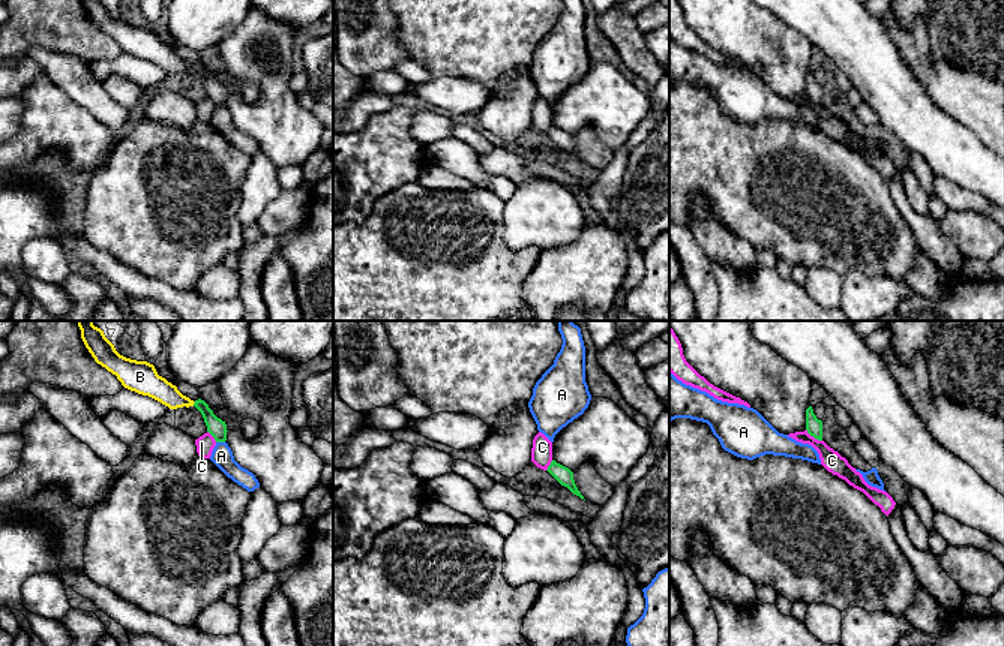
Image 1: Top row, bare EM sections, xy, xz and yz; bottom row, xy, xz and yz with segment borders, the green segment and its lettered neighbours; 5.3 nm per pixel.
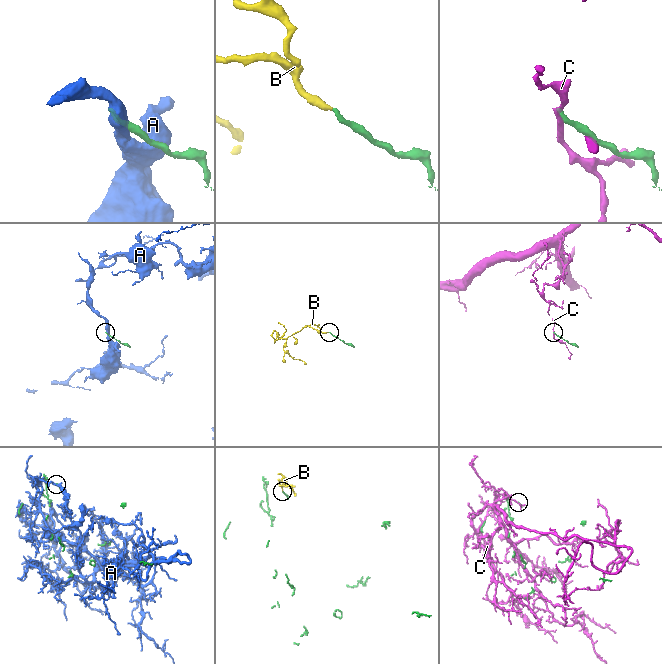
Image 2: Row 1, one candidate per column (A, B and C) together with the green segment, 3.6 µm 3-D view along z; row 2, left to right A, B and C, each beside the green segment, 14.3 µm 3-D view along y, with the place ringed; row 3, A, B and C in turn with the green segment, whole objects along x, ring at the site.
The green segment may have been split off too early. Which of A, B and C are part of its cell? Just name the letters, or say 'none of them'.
B

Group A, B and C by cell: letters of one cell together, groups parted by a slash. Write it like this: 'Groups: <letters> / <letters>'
Groups: A / B / C

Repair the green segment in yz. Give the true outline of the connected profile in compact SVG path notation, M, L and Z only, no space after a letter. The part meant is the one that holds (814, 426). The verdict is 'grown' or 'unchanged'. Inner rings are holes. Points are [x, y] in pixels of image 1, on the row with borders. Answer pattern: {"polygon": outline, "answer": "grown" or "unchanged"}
{"polygon": "M812 406L806 409L806 430L815 439L822 441L822 421L816 418Z", "answer": "unchanged"}

